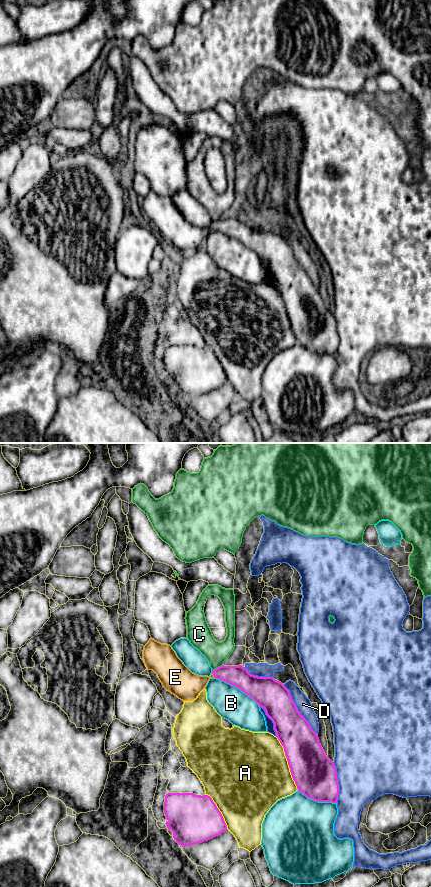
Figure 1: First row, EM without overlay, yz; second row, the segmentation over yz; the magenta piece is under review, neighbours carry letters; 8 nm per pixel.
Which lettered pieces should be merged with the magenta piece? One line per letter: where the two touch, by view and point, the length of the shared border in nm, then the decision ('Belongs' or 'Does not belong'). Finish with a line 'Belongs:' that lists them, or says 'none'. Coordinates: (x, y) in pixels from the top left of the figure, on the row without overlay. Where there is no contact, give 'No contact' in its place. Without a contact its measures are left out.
A: Touches magenta at yz (288, 315). Shared border 460 nm. Does not belong
B: Touches magenta at yz (237, 239). Shared border 440 nm. Does not belong
C: Touches magenta at yz (218, 219). Shared border 100 nm. Does not belong
D: Touches magenta at yz (297, 261). Shared border 480 nm. Does not belong
E: Touches magenta at yz (213, 227). Shared border 50 nm. Belongs
Belongs: E

